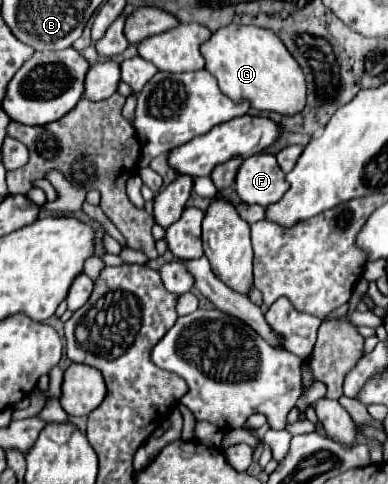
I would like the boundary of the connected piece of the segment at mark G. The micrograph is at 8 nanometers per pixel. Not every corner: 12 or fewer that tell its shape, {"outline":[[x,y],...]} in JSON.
{"outline":[[225,25],[203,45],[223,95],[295,115],[305,77],[283,41]]}

